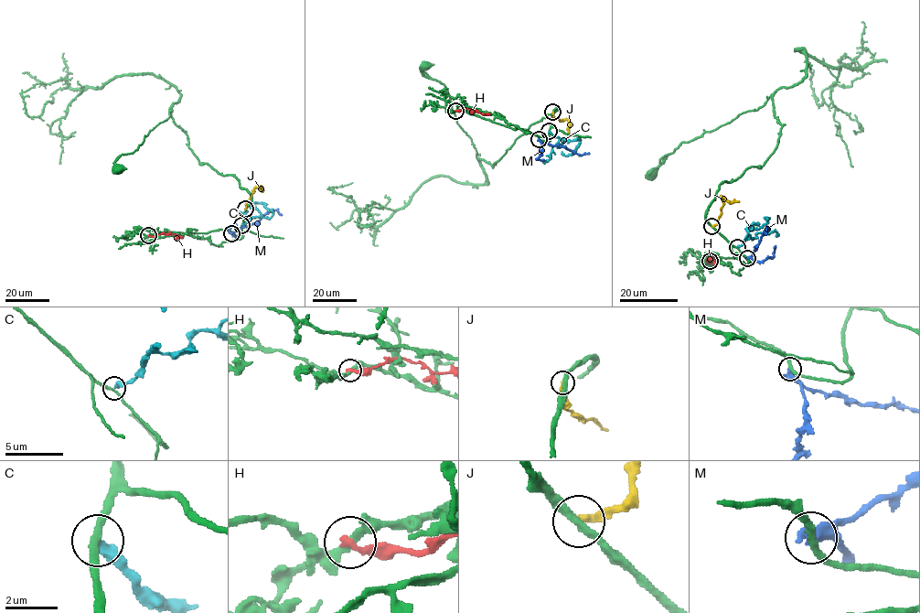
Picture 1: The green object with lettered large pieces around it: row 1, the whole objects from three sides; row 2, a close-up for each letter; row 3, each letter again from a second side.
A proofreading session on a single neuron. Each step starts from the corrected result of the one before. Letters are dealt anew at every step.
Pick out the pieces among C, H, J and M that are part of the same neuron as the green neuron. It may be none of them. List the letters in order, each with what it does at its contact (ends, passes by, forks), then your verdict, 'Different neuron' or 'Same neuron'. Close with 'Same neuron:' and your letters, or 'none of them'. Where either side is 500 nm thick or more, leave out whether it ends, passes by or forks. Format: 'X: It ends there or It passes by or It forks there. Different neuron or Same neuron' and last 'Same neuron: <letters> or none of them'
C: It ends there. Different neuron
H: It ends there. Different neuron
J: It ends there. Different neuron
M: Different neuron
Same neuron: none of them

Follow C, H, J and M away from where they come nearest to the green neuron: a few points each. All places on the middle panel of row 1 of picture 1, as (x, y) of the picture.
C: (549, 132), (561, 139), (580, 140), (571, 154), (565, 155), (561, 151)
H: (456, 111), (465, 108), (489, 113)
J: (552, 112), (556, 119), (567, 120), (568, 133)
M: (539, 138), (544, 144), (563, 146), (577, 154), (589, 153)

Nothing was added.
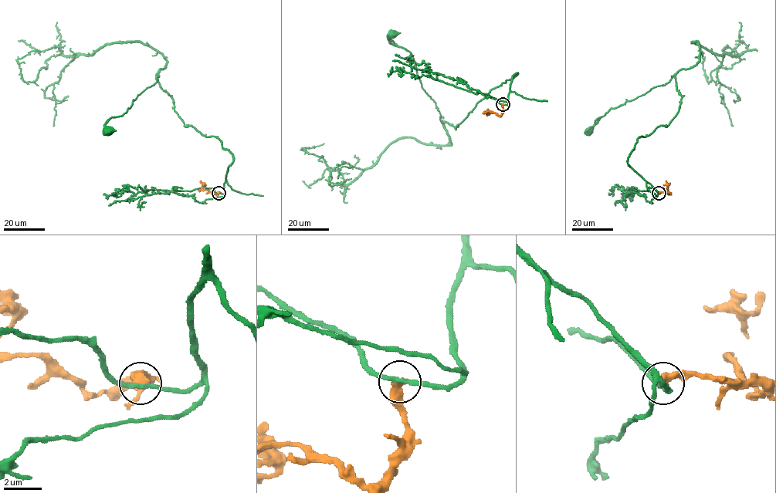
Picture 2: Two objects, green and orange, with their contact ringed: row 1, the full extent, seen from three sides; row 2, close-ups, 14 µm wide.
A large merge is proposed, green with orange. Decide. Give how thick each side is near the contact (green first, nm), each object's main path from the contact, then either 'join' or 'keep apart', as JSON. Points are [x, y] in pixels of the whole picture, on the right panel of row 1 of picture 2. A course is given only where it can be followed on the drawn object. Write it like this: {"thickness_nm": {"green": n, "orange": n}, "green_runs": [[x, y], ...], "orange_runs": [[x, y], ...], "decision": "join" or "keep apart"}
{"thickness_nm": {"green": 240, "orange": 500}, "green_runs": [[659, 193], [628, 157], [639, 136], [666, 126], [679, 110], [676, 73], [610, 109], [587, 130]], "orange_runs": [[659, 193], [669, 194], [665, 190], [668, 188], [665, 180]], "decision": "keep apart"}

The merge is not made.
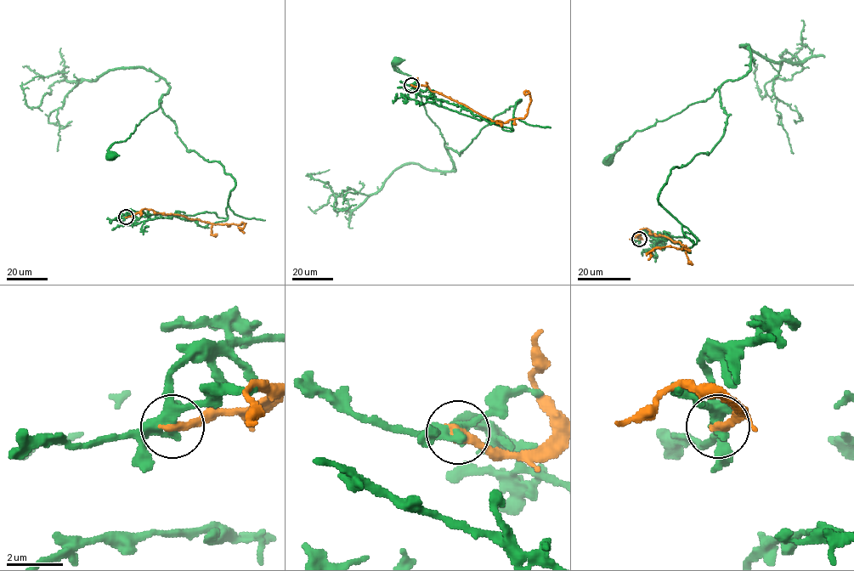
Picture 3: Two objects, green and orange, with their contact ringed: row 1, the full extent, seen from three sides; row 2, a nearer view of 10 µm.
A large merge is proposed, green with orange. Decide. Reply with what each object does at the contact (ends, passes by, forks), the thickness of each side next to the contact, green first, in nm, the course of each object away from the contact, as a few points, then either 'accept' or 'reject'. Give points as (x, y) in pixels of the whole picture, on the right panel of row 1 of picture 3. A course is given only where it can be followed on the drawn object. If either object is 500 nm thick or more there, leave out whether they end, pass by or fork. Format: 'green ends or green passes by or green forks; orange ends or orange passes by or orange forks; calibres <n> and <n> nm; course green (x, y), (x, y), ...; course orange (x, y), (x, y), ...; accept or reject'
green forks; orange ends; calibres 300 and 360 nm; course green (639, 239), (644, 231), (698, 240), (658, 193), (674, 167), (708, 154), (724, 133), (721, 86), (607, 158); course orange (639, 239), (639, 232), (647, 228), (687, 248), (653, 247), (647, 253), (650, 257), (647, 259); reject

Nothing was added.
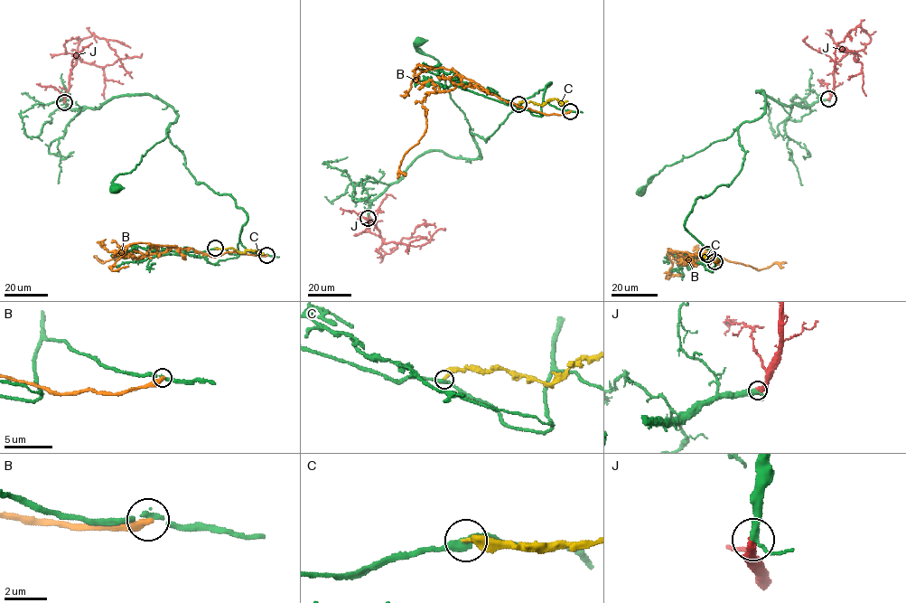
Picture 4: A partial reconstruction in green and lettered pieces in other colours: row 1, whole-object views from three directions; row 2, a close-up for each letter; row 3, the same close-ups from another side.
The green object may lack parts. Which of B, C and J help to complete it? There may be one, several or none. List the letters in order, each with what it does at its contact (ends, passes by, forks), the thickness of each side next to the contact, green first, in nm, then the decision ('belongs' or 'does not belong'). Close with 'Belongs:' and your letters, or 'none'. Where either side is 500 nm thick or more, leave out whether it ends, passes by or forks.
B: it ends; calibres 190 and 400 nm; does not belong
C: it ends; calibres 320 and 190 nm; does not belong
J: it ends; calibres 300 and 460 nm; belongs
Belongs: J

